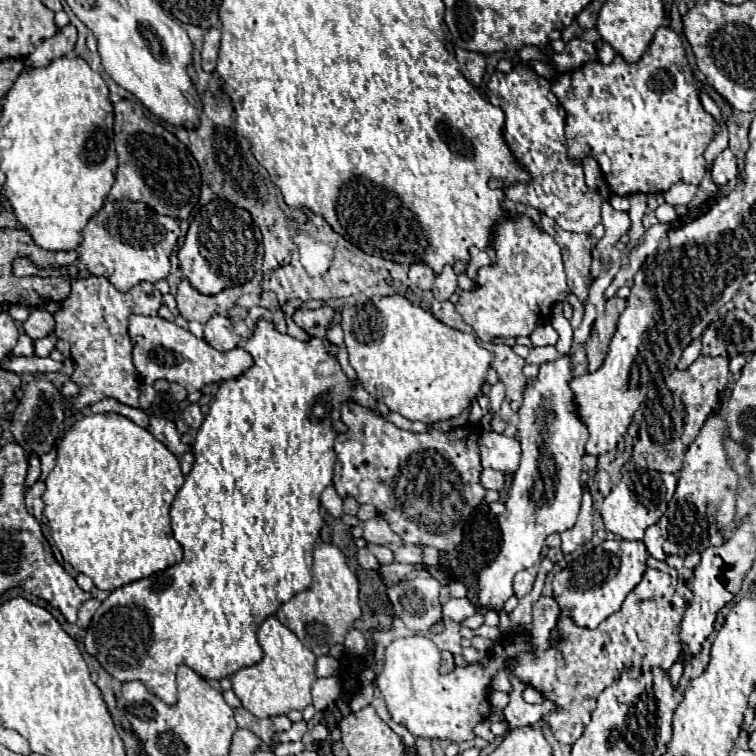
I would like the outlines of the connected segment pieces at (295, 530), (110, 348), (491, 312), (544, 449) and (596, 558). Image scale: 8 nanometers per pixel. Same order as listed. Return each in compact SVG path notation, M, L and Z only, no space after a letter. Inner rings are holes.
M258 320L252 336L244 344L244 350L254 358L254 364L236 380L226 380L220 384L218 394L214 396L214 402L210 404L210 412L204 418L204 422L196 434L196 442L192 448L194 458L196 458L194 466L192 466L190 474L186 476L184 486L176 494L176 500L170 510L172 532L174 532L174 538L180 542L180 546L184 546L184 560L180 564L174 564L162 572L148 576L148 578L142 578L142 580L130 582L122 588L116 588L102 602L102 606L96 610L96 614L90 622L90 628L86 632L86 638L84 638L86 650L102 664L102 668L106 672L110 672L120 682L142 680L148 686L148 690L154 692L158 698L162 698L166 704L176 702L176 668L180 664L190 666L192 670L196 670L204 678L222 680L222 678L234 674L236 670L252 666L262 660L264 652L256 640L258 626L262 624L264 618L272 616L280 604L284 604L296 592L306 590L312 582L313 548L316 540L320 538L320 526L322 526L320 494L326 490L326 486L332 484L332 478L334 478L334 462L336 462L334 440L338 436L338 432L334 430L332 424L336 420L340 420L340 410L342 410L342 404L346 404L346 402L356 402L364 408L376 406L376 400L362 388L362 384L358 380L350 380L342 372L338 360L330 354L330 342L324 338L310 336L310 340L302 342L302 340L296 340L296 338L280 332L272 322Z
M76 278L72 282L72 292L66 300L60 302L60 310L54 314L56 320L56 336L66 338L72 346L72 358L76 362L76 370L72 374L72 380L80 386L80 396L72 398L72 408L68 414L74 414L92 402L100 402L104 398L114 398L126 406L138 408L138 374L132 364L132 342L128 338L128 322L126 318L130 314L144 314L144 316L156 316L158 308L162 306L162 294L156 290L154 284L150 282L140 282L128 292L118 292L106 278Z
M508 212L508 216L494 226L492 248L496 260L478 270L472 290L458 290L460 300L456 310L482 342L530 336L536 326L550 322L552 306L568 296L560 246L528 216Z
M562 354L554 362L542 364L538 376L532 378L524 388L524 402L518 410L520 422L516 436L522 446L522 462L508 492L506 514L498 518L502 530L502 548L496 560L478 576L478 602L484 608L498 611L499 628L504 629L500 631L502 634L520 632L520 627L514 626L504 611L504 602L514 594L512 578L516 572L534 566L540 560L540 550L546 536L572 528L580 512L580 474L584 446L588 442L588 428L580 420L574 392L568 386L572 380L572 370L574 364L570 354ZM548 466L552 466L552 478Z
M606 540L592 552L580 556L564 570L560 570L552 580L552 596L560 606L560 616L568 616L580 628L596 628L610 614L618 612L628 592L640 582L646 570L648 552L644 542L630 540Z

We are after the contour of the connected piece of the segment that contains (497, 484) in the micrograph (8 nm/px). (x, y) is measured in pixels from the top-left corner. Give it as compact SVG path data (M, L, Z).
M484 470L480 474L480 482L484 488L490 488L490 490L502 490L504 488L504 474L498 472L498 470Z

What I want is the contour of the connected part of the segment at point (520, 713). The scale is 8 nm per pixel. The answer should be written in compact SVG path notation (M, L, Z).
M508 674L508 680L512 684L512 692L510 692L510 704L506 708L490 708L490 716L494 714L502 714L506 718L506 722L510 724L510 728L516 726L528 726L528 724L538 724L544 718L544 710L542 706L532 706L526 704L522 698L522 692L526 690L526 684L516 676L516 674Z

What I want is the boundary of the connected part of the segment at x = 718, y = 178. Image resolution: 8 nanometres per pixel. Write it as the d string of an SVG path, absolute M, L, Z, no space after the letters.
M726 148L724 152L718 154L718 158L714 160L712 164L712 180L718 184L718 186L724 186L728 184L730 180L734 180L738 176L738 168L736 168L736 156L732 154L730 148Z

